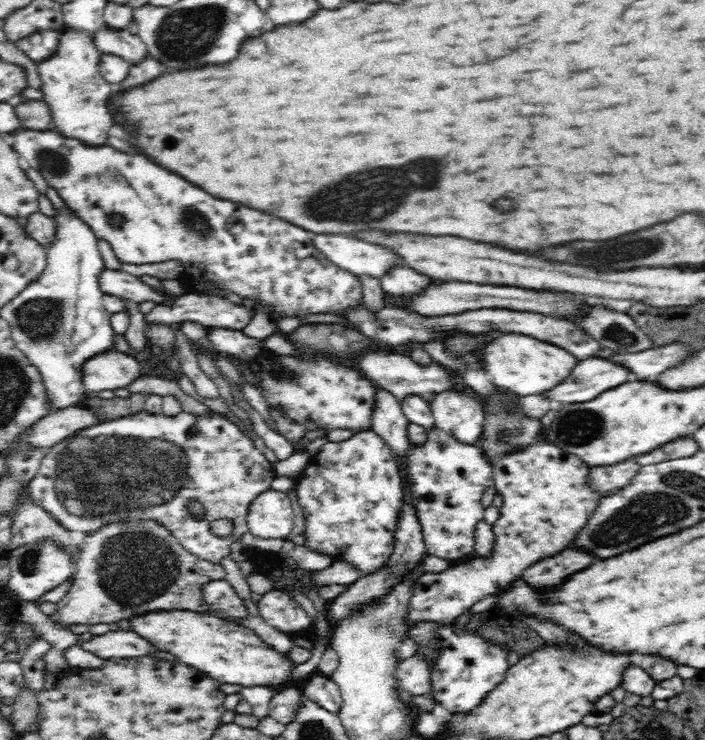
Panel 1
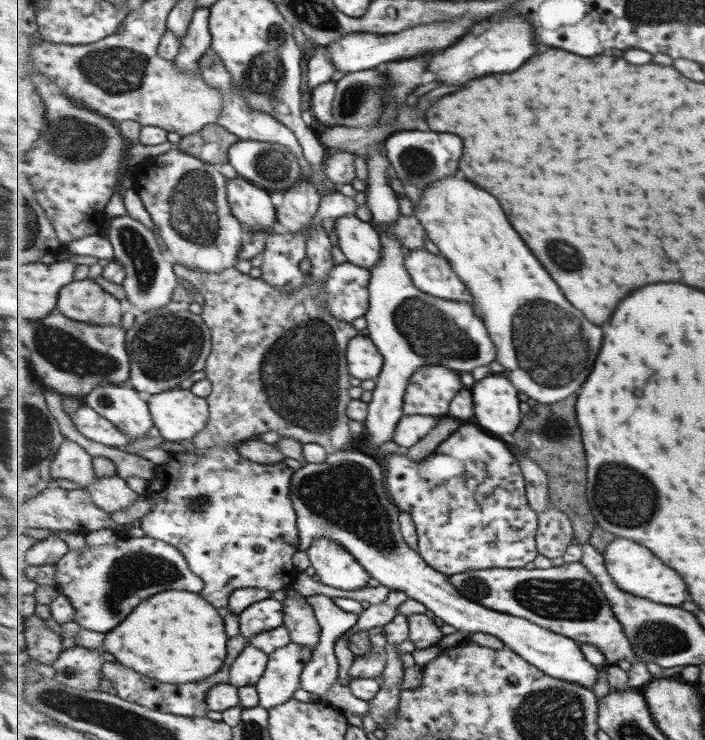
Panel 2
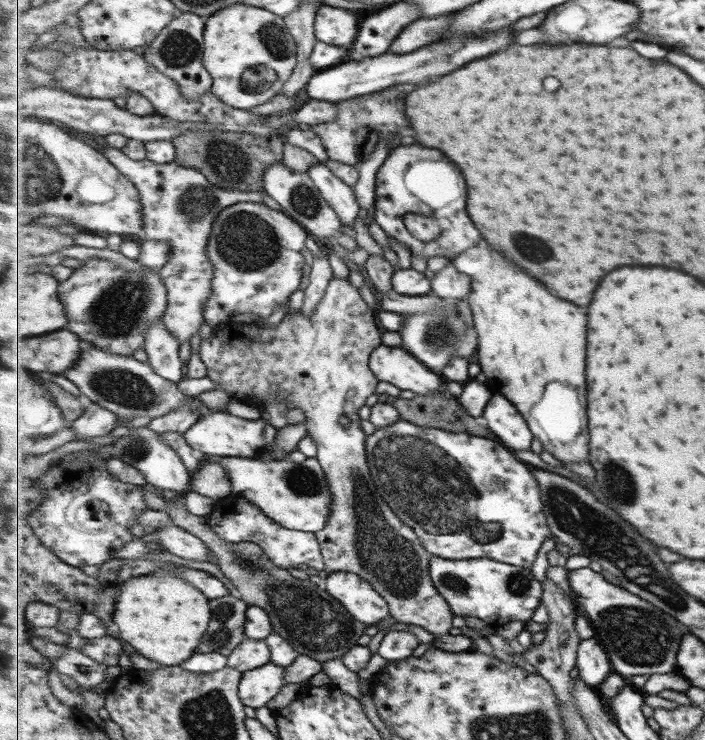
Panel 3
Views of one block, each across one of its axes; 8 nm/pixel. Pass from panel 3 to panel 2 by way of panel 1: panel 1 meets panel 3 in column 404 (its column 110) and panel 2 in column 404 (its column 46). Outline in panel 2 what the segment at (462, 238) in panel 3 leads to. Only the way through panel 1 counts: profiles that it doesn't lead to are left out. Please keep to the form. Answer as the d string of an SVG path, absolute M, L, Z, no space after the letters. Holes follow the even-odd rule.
M399 131L389 136L384 146L397 178L420 189L427 189L433 182L455 174L463 156L463 140L449 132Z

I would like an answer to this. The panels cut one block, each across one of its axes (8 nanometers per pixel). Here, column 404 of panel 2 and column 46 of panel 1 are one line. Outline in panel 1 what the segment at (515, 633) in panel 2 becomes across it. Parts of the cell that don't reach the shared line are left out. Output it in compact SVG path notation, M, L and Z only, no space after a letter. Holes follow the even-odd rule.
M49 538L36 540L32 544L22 544L22 546L18 546L18 548L12 551L9 557L11 560L11 578L7 584L7 588L22 601L35 601L42 594L50 592L52 588L69 582L73 576L73 554L65 546L59 544L58 541L49 540Z

